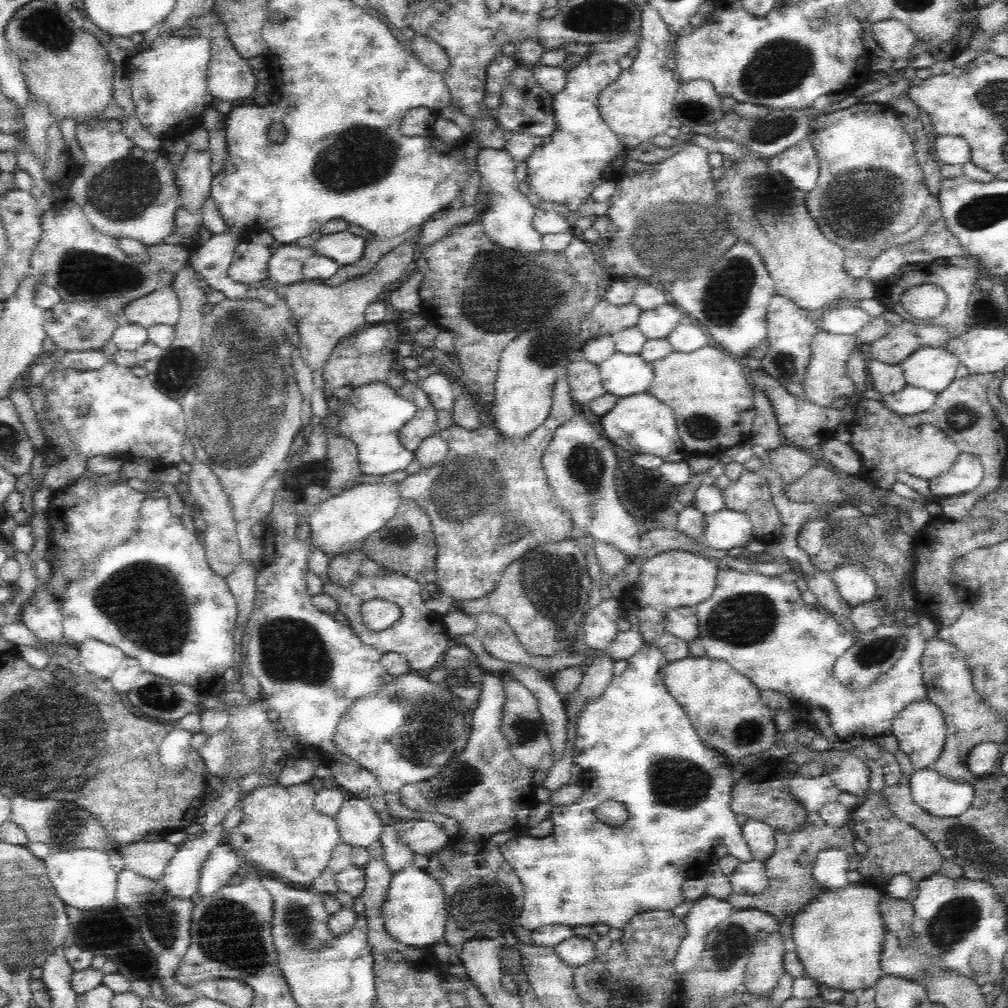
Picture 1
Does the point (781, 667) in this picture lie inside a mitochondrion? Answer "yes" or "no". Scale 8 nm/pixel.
no

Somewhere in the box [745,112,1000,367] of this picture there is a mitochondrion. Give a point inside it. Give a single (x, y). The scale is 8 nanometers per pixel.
(862, 209)

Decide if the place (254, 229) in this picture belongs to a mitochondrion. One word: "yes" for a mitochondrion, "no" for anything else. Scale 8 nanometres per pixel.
no

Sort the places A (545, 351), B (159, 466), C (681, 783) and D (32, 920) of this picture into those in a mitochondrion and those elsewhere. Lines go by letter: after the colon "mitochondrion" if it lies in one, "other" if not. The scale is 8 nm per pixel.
A: mitochondrion
B: other
C: mitochondrion
D: mitochondrion

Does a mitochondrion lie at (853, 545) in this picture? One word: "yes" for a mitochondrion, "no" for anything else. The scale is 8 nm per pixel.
yes

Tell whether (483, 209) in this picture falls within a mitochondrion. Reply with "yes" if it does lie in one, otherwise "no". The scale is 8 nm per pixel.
no

